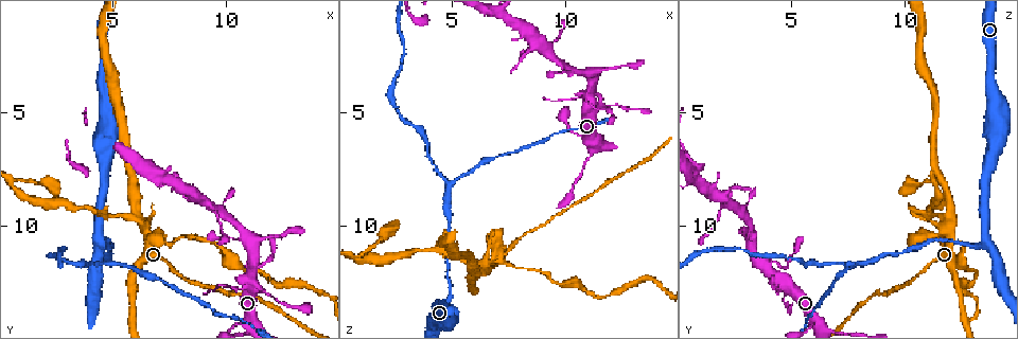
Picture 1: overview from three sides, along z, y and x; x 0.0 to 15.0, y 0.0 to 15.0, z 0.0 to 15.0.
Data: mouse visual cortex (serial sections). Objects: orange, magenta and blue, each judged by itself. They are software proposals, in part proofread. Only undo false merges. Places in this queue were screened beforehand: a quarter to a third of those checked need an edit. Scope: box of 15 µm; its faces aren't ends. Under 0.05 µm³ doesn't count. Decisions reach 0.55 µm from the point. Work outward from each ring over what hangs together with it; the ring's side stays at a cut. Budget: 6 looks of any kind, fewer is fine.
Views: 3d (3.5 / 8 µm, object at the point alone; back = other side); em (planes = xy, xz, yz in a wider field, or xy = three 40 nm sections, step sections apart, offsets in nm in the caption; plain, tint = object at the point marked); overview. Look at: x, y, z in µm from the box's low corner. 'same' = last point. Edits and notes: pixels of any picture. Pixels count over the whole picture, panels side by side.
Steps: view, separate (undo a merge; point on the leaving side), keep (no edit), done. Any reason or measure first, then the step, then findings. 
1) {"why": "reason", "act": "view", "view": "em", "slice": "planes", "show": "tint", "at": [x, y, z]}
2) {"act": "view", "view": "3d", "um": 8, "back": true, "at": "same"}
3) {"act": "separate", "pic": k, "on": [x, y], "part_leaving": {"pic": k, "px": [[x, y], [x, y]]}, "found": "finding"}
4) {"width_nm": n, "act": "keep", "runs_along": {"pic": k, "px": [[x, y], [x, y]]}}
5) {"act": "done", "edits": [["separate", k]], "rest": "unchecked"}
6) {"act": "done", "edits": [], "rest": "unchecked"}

{"why": "three-way junction", "act": "view", "view": "3d", "um": 3.5, "at": [5.0, 11.6, 8.1]}

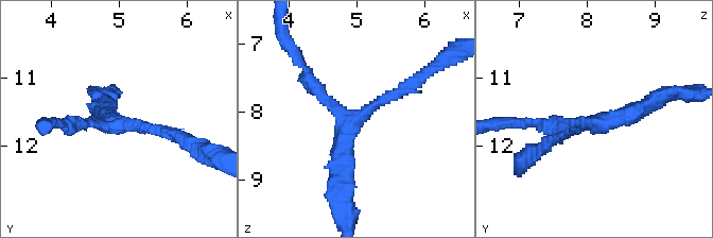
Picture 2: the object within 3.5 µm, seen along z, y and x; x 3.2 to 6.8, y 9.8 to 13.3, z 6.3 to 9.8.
{"arms": 3, "arm_widths_nm": [200, 200, 250], "act": "view", "view": "em", "slice": "xy", "step": 1, "show": "tint", "at": [4.90, 11.65, 8.15]}

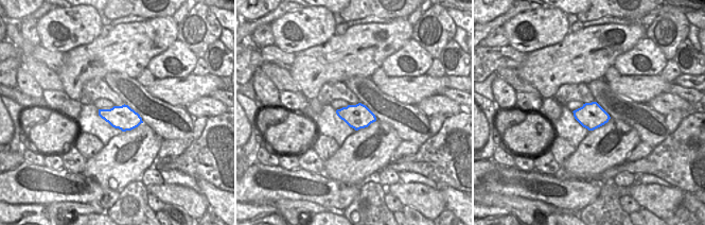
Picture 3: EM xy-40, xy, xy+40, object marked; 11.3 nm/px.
{"act": "keep", "runs_along": {"pic": 2, "px": [[344, 184], [347, 119], [305, 67]]}, "found": "continuous, no second cell"}

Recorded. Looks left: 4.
{"why": "thick turns thin", "act": "view", "view": "3d", "um": 3.5, "at": [11.2, 12.0, 4.0]}

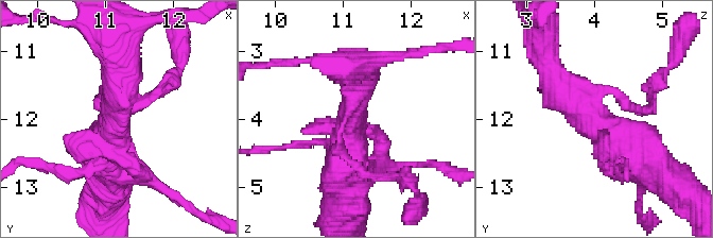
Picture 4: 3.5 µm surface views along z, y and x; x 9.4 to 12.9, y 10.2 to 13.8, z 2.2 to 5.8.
{"why": "now the EM", "act": "view", "view": "em", "slice": "xy", "step": 5, "show": "tint", "at": [11.20, 11.95, 3.90]}

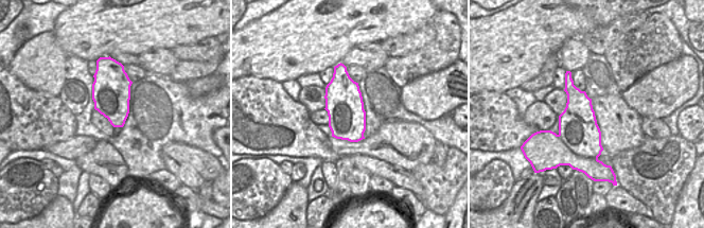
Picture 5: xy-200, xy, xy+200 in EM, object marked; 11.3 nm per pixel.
{"act": "keep", "runs_along": {"pic": 4, "px": [[641, 153], [571, 101], [546, 58]]}, "found": "all the same cell"}

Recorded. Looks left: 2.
{"why": "sudden change in width", "act": "view", "view": "3d", "um": 3.5, "at": [5.9, 9.5, 11.8]}

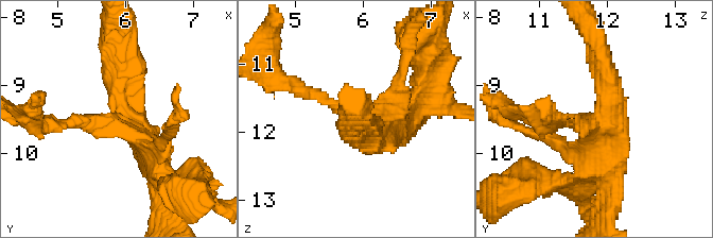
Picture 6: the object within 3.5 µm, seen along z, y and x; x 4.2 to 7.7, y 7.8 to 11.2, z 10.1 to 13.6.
{"arm_widths_nm": [200, 400], "why": "now the EM", "act": "view", "view": "em", "slice": "planes", "show": "tint", "at": [5.95, 9.60, 11.75]}

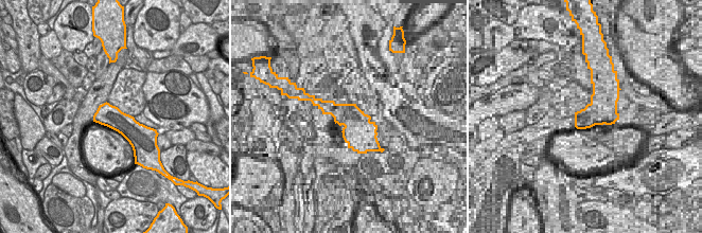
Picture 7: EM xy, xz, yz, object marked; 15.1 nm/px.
{"act": "separate", "pic": 6, "on": [88, 124], "part_leaving": {"pic": 6, "px": [[126, 126], [91, 120], [32, 123]]}, "found": "two cells meet here"}

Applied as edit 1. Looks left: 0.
{"act": "done", "edits": [["separate", 6]], "rest": "unchecked"}

